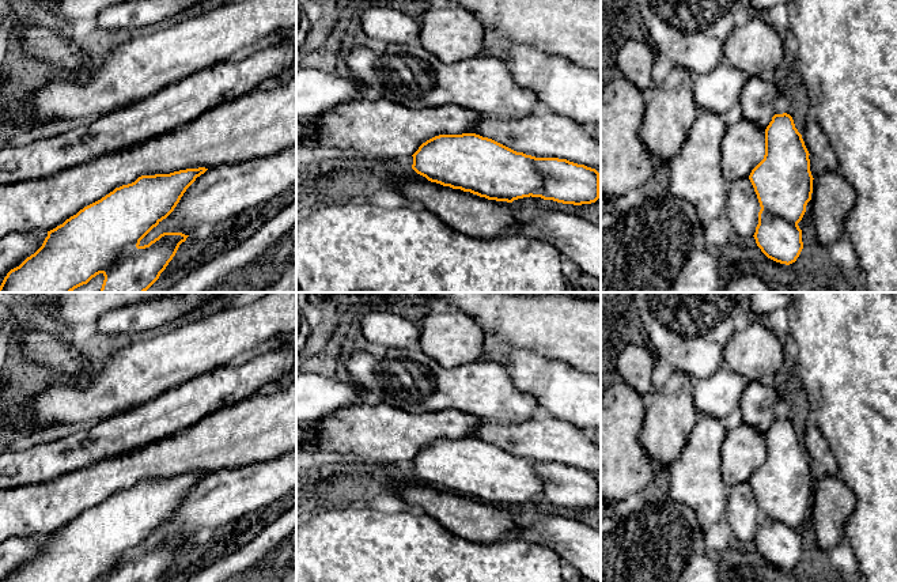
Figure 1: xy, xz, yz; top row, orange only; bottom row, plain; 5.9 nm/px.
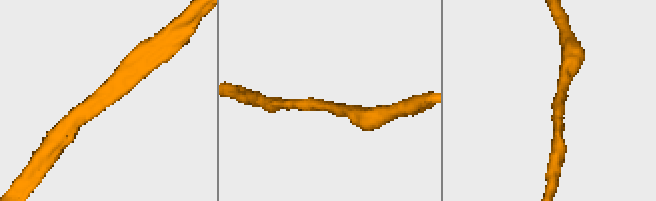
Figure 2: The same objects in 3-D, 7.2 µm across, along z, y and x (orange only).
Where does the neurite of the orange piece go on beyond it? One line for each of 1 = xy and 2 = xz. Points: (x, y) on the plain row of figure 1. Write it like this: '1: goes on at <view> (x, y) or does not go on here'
1: does not go on here
2: does not go on here

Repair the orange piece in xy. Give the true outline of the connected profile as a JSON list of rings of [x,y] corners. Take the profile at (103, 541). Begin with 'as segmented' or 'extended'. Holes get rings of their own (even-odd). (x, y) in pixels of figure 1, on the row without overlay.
as segmented; [[[198,472],[170,479],[141,480],[132,488],[116,492],[63,529],[48,536],[42,551],[19,571],[11,574],[5,582],[95,582],[99,578],[105,582],[159,582],[189,540],[163,537],[144,551],[140,549],[140,545],[174,515],[186,494],[207,475]]]

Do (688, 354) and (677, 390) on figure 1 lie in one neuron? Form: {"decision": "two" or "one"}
{"decision": "one"}

